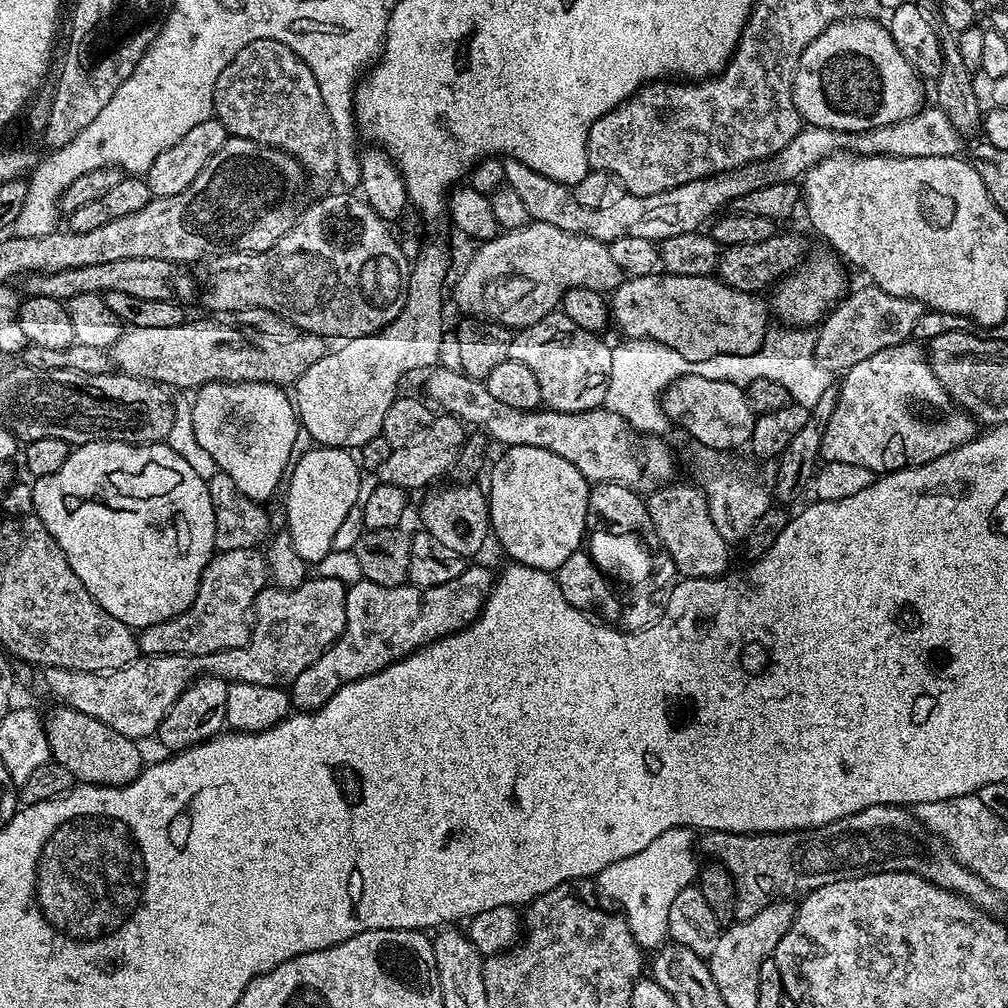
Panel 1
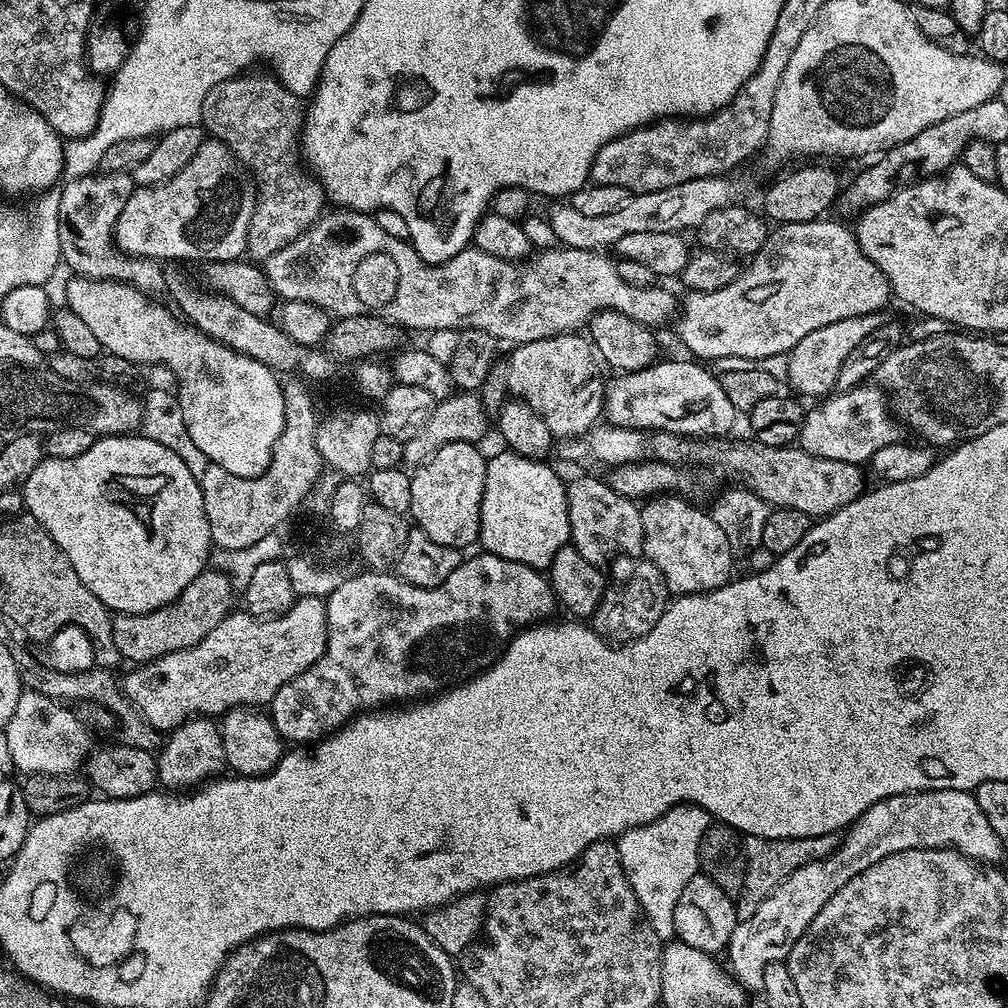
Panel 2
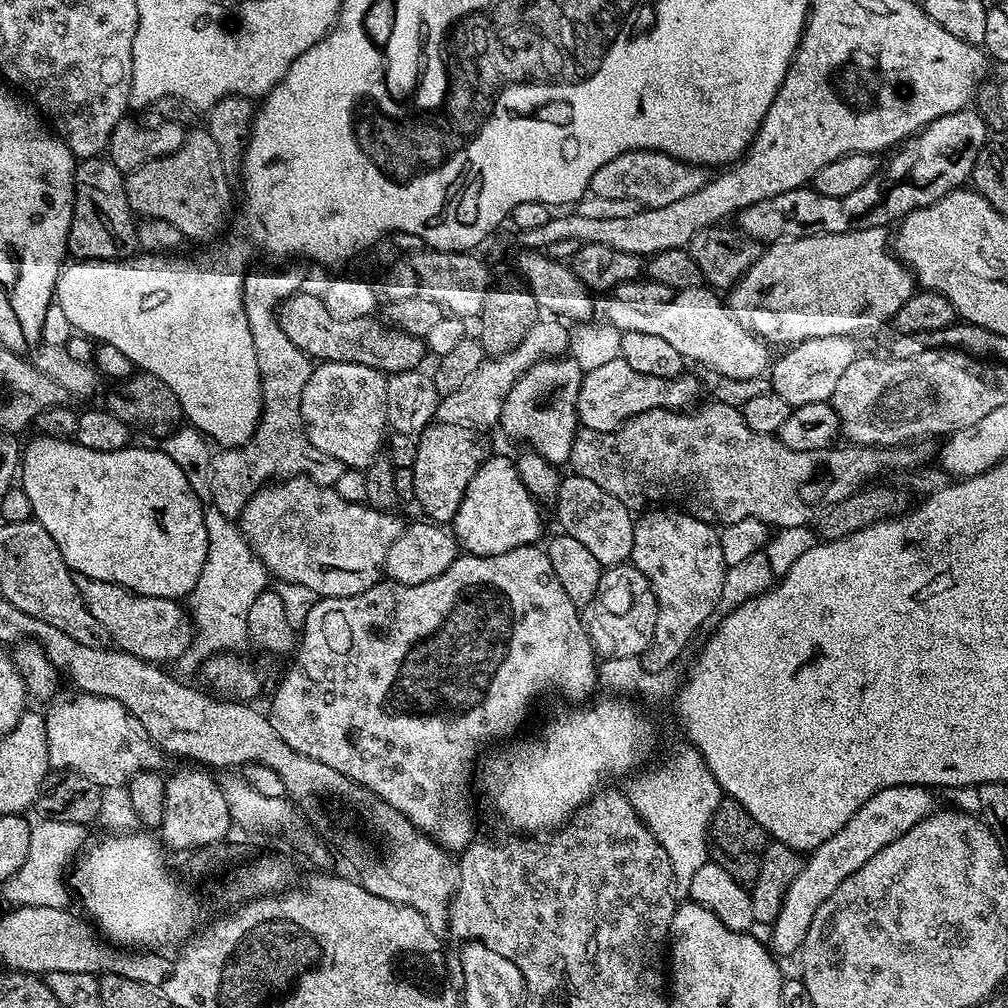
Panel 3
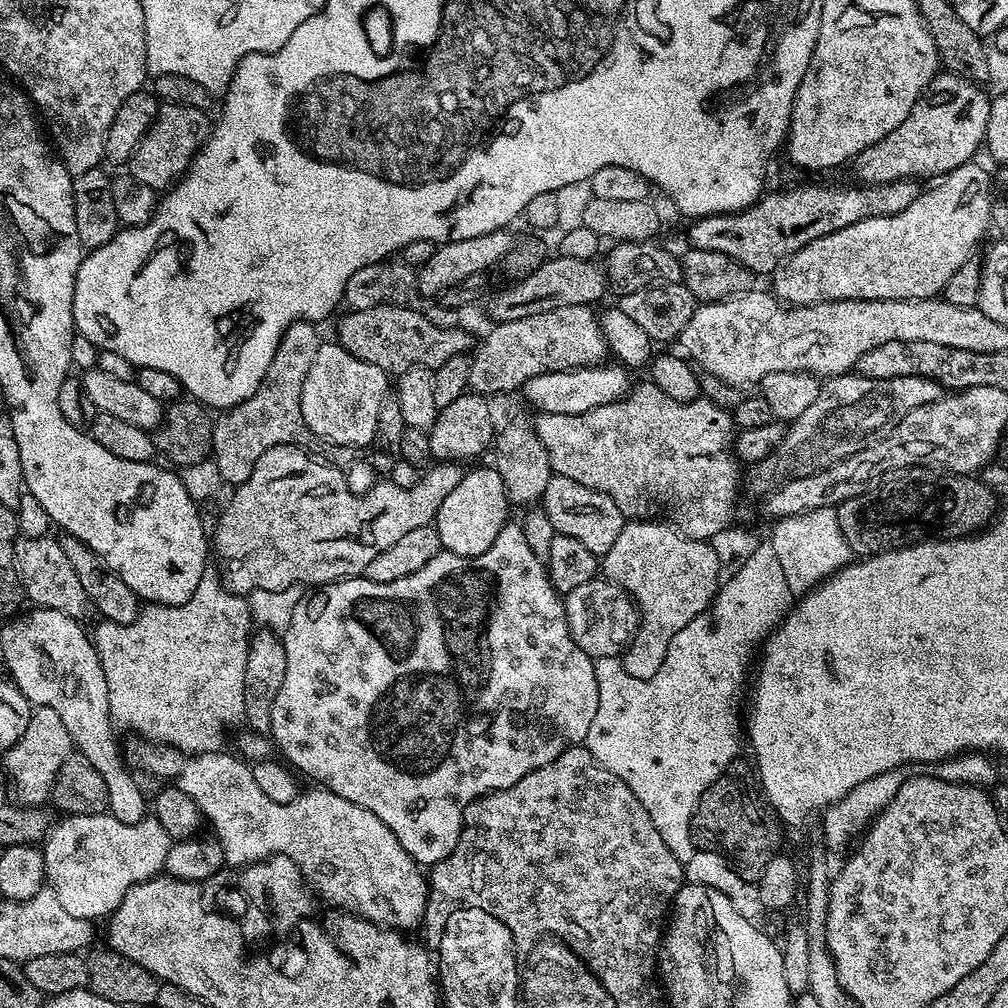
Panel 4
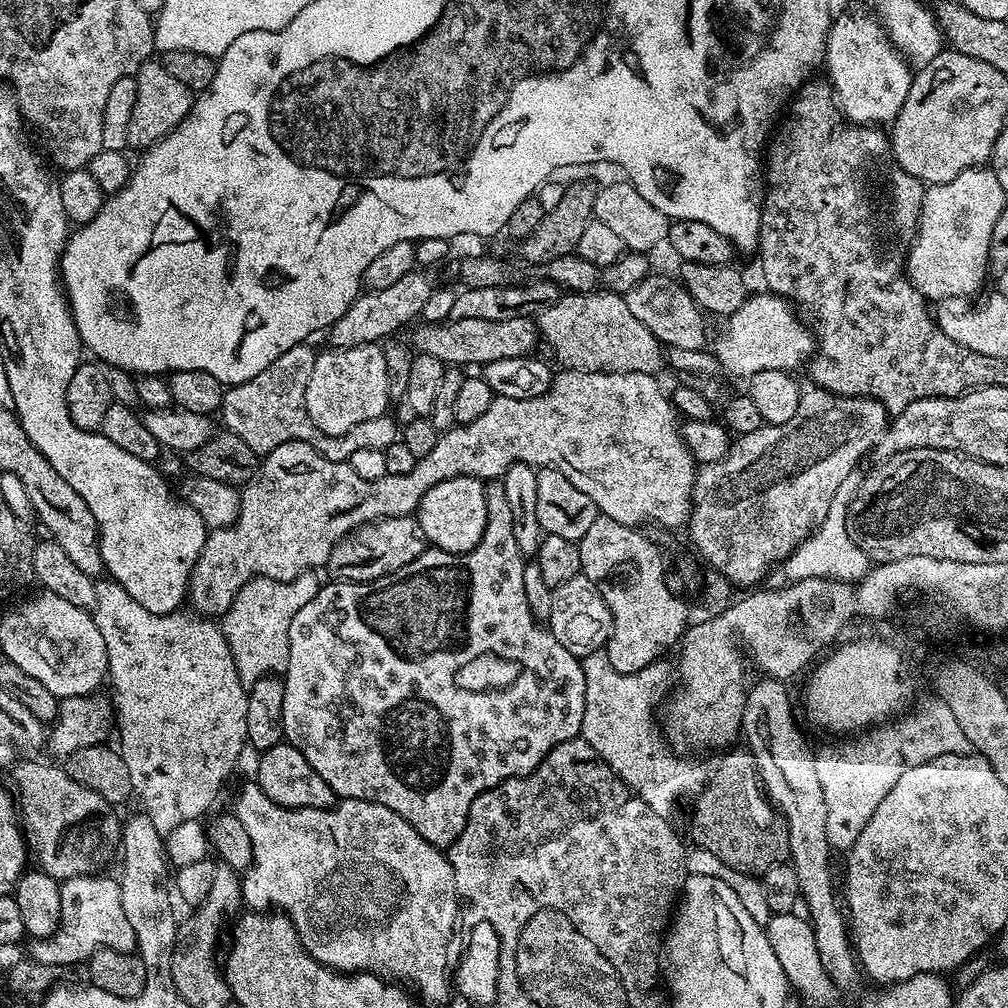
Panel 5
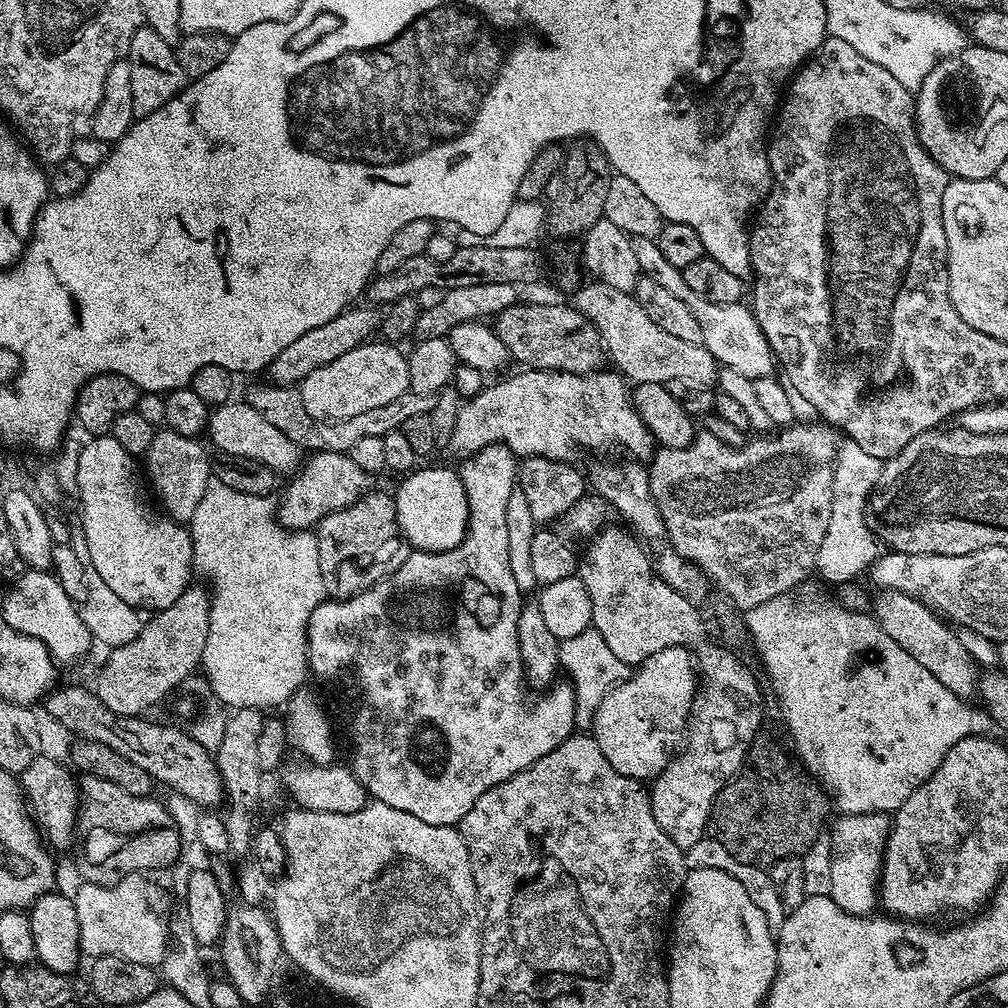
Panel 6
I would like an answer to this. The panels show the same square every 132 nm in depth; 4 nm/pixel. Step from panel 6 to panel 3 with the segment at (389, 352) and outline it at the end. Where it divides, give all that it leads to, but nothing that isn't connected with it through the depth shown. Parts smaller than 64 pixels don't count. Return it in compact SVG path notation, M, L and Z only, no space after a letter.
M320 362L315 365L310 374L310 378L306 382L306 386L302 390L299 398L300 420L304 423L304 434L308 437L308 441L313 444L323 456L330 458L338 458L338 462L342 462L345 468L365 469L370 466L370 462L374 462L376 456L381 455L382 445L386 440L386 429L388 428L388 415L386 414L386 386L388 385L388 376L383 372L379 372L377 368L370 366L362 366L354 362Z

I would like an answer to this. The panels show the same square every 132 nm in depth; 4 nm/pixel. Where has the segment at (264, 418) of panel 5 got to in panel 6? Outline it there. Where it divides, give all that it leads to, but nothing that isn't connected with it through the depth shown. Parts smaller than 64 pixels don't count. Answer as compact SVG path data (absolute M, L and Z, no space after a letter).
M263 382L257 388L252 388L246 396L246 402L266 418L266 422L282 430L290 442L294 442L302 450L312 452L342 452L351 453L354 442L361 438L378 438L397 431L406 418L415 416L427 416L432 411L435 396L423 396L414 394L411 390L402 393L394 402L386 402L386 406L377 406L374 410L366 410L349 420L315 420L306 414L306 406L302 406L299 387L287 384L273 384Z

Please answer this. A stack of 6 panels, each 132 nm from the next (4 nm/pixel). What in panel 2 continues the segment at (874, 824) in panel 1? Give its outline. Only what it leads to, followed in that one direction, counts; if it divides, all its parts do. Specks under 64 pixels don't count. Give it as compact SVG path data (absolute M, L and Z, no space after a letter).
M831 832L818 834L810 838L778 838L774 834L748 834L743 837L744 845L744 885L735 901L736 915L740 920L750 918L764 899L780 885L794 870L806 866L815 860L826 858L836 849L837 837Z

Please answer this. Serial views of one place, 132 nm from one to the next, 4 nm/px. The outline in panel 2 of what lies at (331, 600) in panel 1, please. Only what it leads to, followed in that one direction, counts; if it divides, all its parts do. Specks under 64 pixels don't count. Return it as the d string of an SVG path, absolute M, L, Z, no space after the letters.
M301 596L281 616L261 618L247 610L228 613L202 642L177 652L166 654L149 664L133 667L132 673L122 680L125 700L136 709L139 719L162 734L198 716L219 718L232 708L271 705L274 694L298 674L310 670L318 658L324 656L328 645L328 606L325 597Z

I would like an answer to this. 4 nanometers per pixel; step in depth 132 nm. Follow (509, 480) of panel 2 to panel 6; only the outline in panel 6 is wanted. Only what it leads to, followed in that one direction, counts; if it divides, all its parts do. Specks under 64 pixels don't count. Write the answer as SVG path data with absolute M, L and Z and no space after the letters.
M417 467L407 473L404 480L394 491L396 502L396 521L400 534L417 552L445 552L454 550L464 540L468 529L468 503L466 502L466 486L462 486L459 471L453 468L423 468Z

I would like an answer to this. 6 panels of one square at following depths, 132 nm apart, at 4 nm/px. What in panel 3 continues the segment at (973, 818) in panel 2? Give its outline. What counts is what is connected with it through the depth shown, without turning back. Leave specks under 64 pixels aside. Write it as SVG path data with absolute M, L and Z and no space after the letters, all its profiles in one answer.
M899 784L878 790L878 794L865 802L852 815L850 822L846 822L846 826L842 826L842 830L834 834L834 838L826 838L822 846L807 853L798 870L798 878L790 882L782 908L770 925L770 948L777 957L788 956L791 952L792 955L799 953L818 906L822 906L822 902L826 902L826 898L830 898L830 894L834 894L834 890L838 890L838 886L842 886L842 882L846 882L846 878L850 878L854 870L866 866L866 862L874 858L874 854L878 854L882 846L890 846L890 842L902 838L906 830L929 816L934 810L931 795L933 793L927 787L918 784Z

